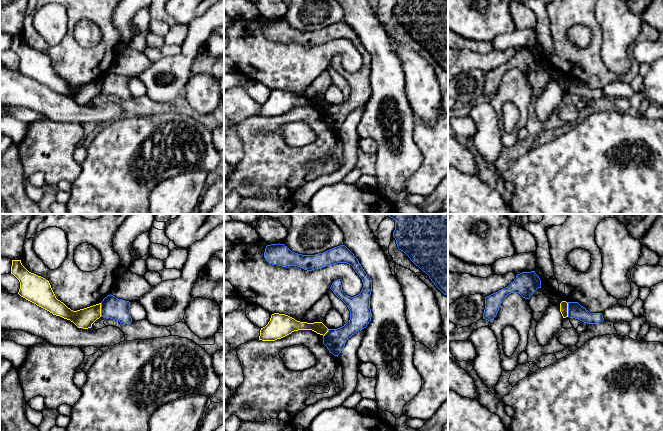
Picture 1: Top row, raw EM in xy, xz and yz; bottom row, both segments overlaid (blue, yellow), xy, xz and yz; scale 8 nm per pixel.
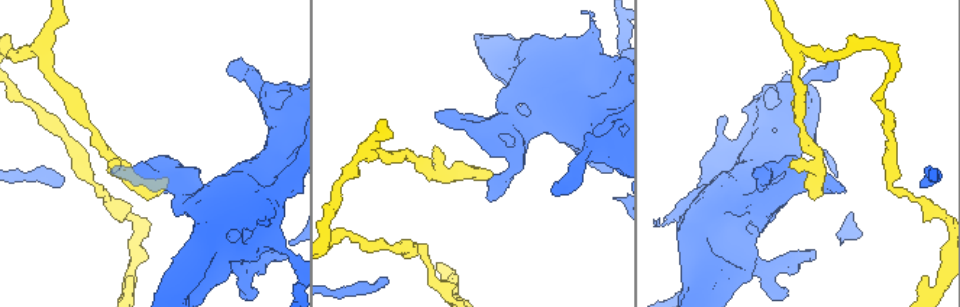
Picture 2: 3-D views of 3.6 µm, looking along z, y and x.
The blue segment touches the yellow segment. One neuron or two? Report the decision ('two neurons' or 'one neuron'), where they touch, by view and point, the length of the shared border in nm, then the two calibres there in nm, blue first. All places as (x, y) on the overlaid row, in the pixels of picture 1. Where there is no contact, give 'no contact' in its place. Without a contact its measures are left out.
two neurons; contact yz (568, 309); length 120 nm; calibres 120 and 60 nm

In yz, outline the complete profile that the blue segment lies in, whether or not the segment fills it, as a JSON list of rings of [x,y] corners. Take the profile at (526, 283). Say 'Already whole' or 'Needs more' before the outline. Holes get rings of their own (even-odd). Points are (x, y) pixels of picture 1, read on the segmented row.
Already whole. [[[535,271],[517,274],[514,281],[507,287],[485,297],[483,319],[488,321],[493,320],[507,295],[518,293],[523,298],[529,299],[538,288],[541,288],[541,280]]]

